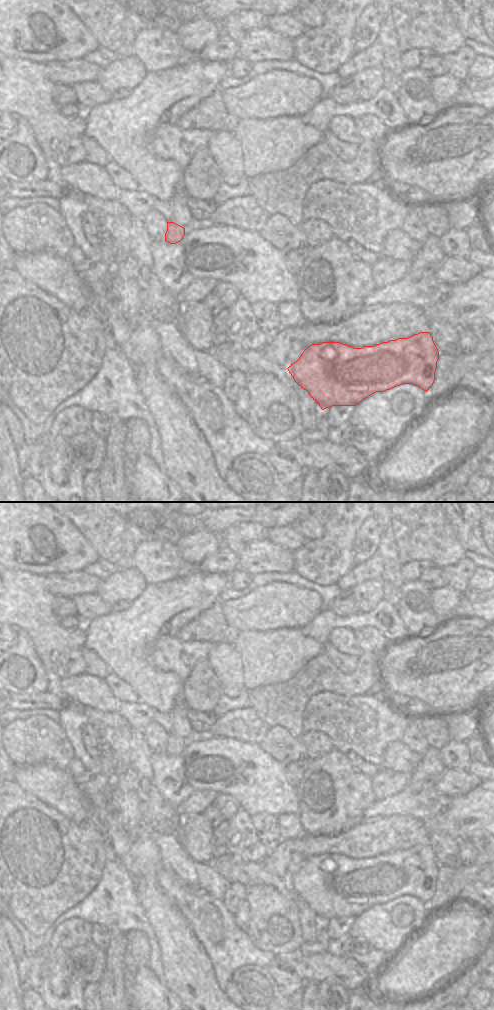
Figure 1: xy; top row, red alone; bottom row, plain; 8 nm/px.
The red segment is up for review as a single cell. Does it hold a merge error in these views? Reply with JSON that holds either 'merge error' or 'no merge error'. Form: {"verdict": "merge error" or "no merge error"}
{"verdict": "merge error"}

